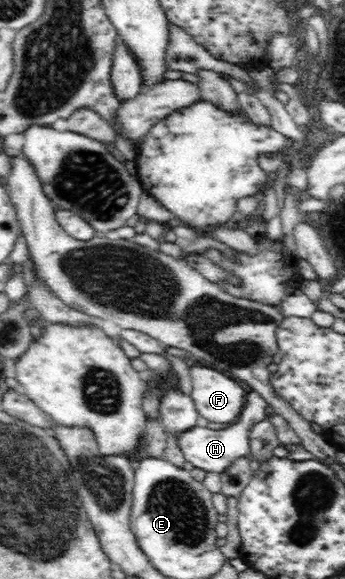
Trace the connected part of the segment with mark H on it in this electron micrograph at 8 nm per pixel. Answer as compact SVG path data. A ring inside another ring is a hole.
M250 391L245 398L244 406L235 422L225 428L210 429L195 426L187 431L182 431L178 437L178 446L188 462L192 462L198 469L207 472L224 472L235 460L250 457L250 431L256 422L266 417L268 403L259 392Z

